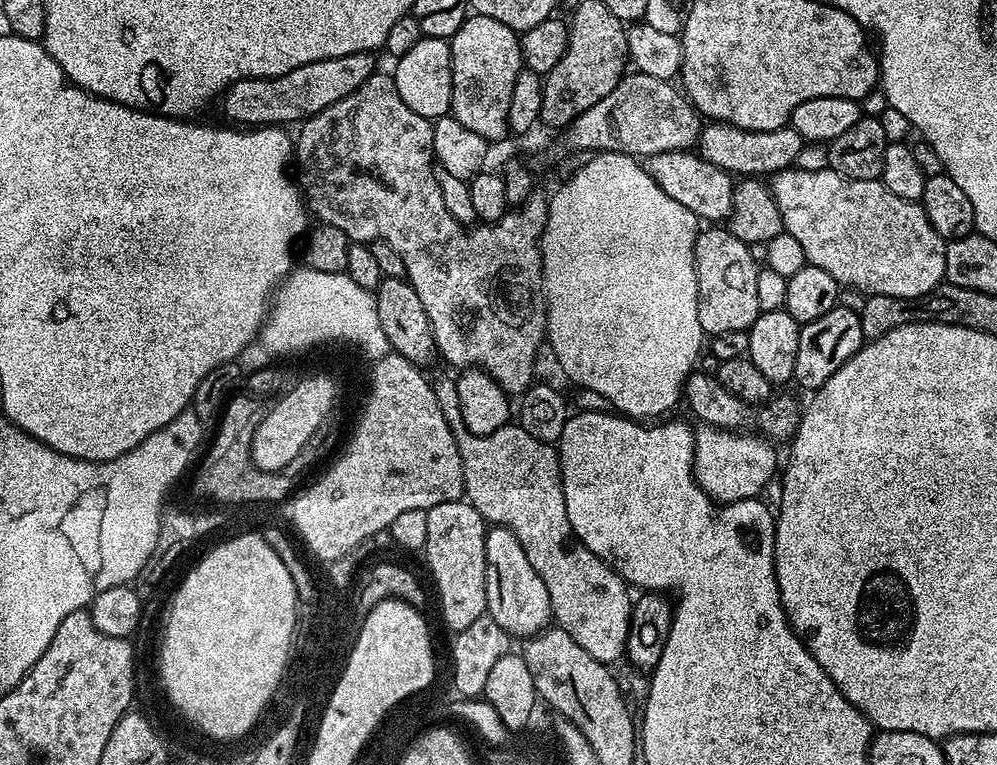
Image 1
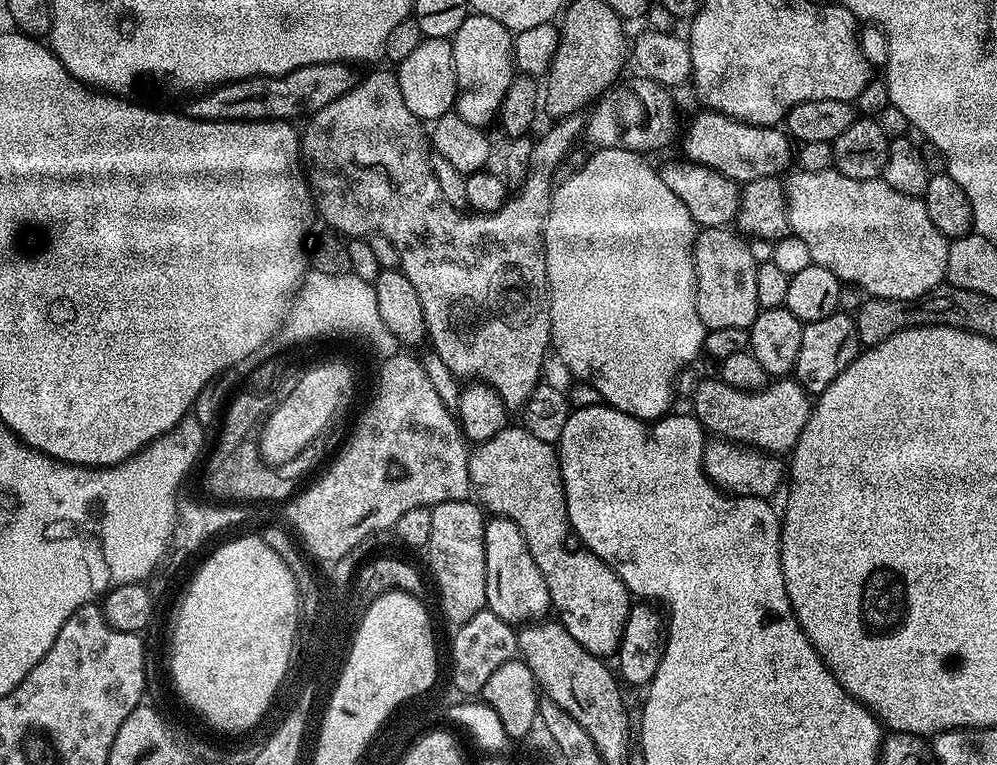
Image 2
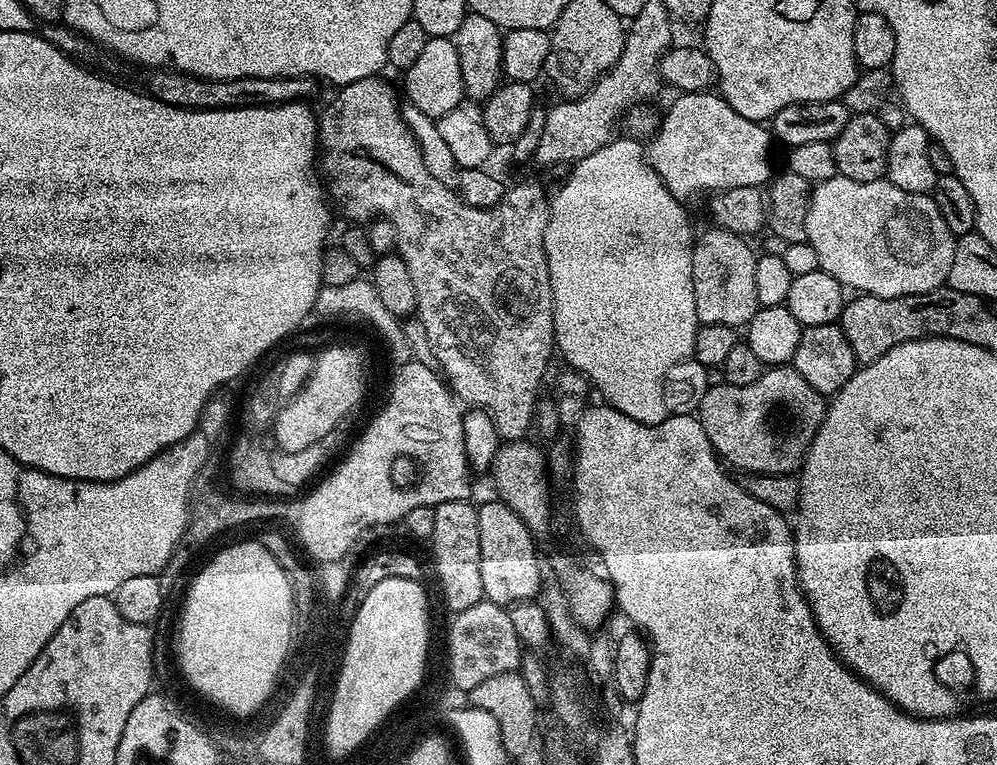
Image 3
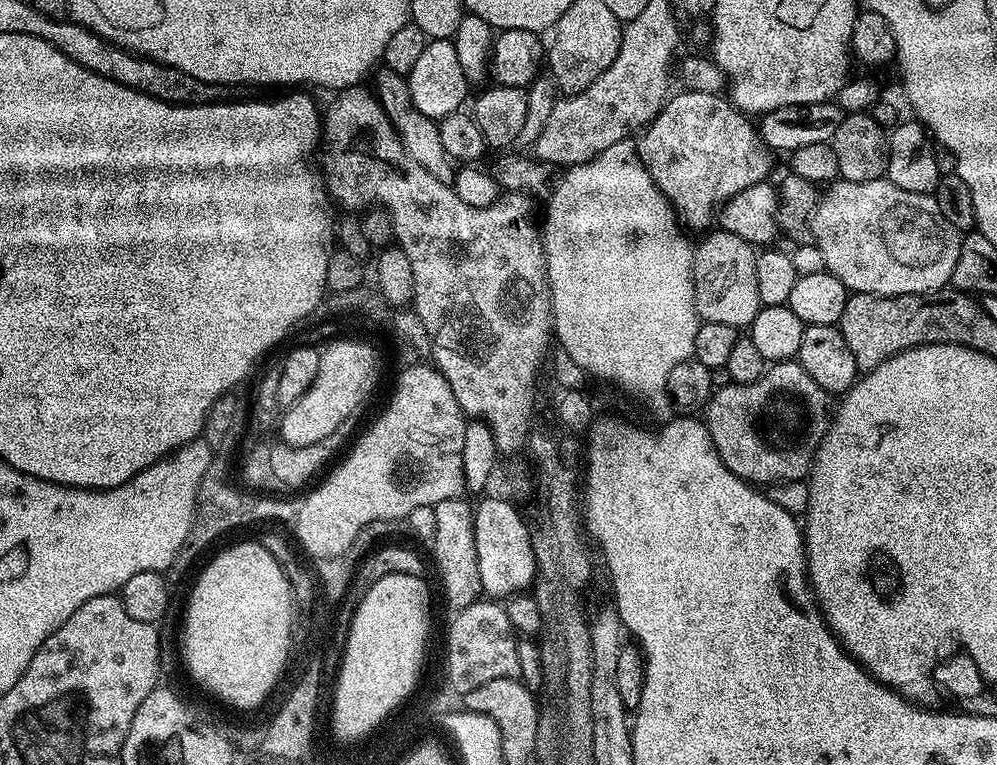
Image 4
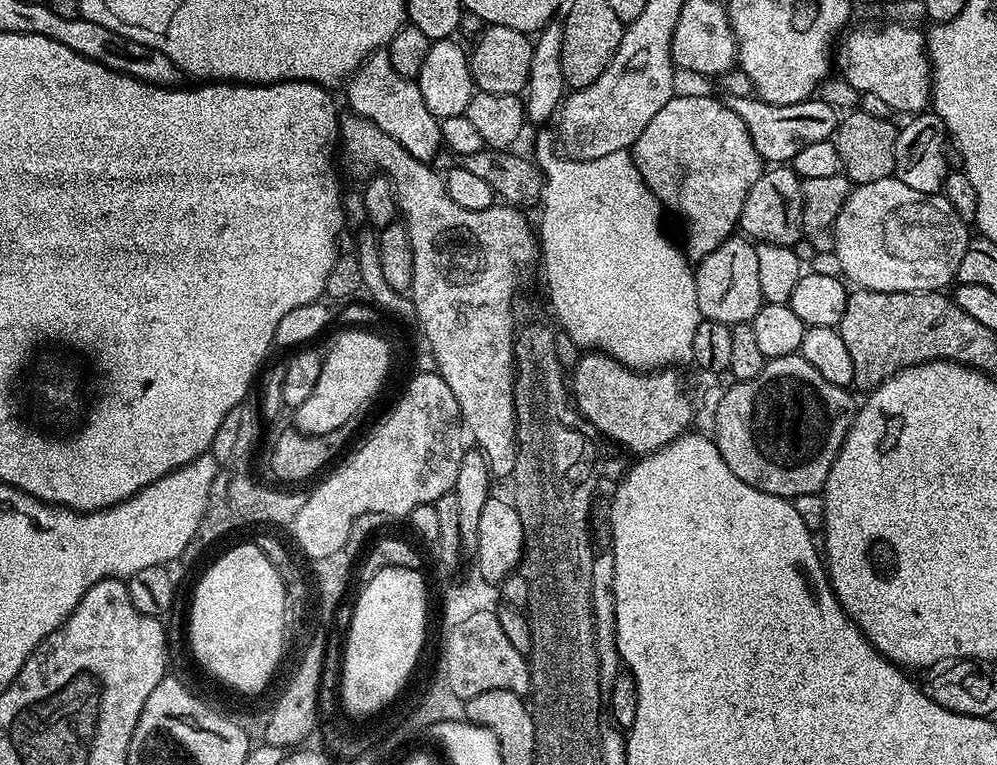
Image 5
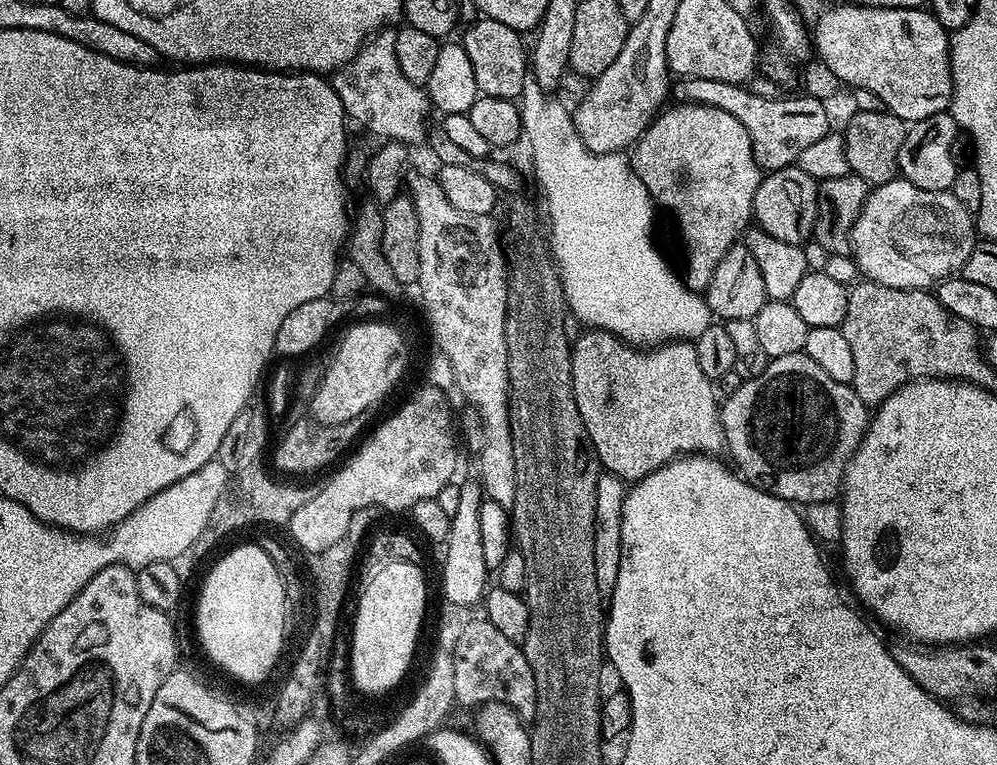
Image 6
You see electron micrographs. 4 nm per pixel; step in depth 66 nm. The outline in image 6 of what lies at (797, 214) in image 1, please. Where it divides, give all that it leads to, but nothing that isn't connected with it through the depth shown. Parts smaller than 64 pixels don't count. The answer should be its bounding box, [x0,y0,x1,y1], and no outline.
[850,178,978,290]

